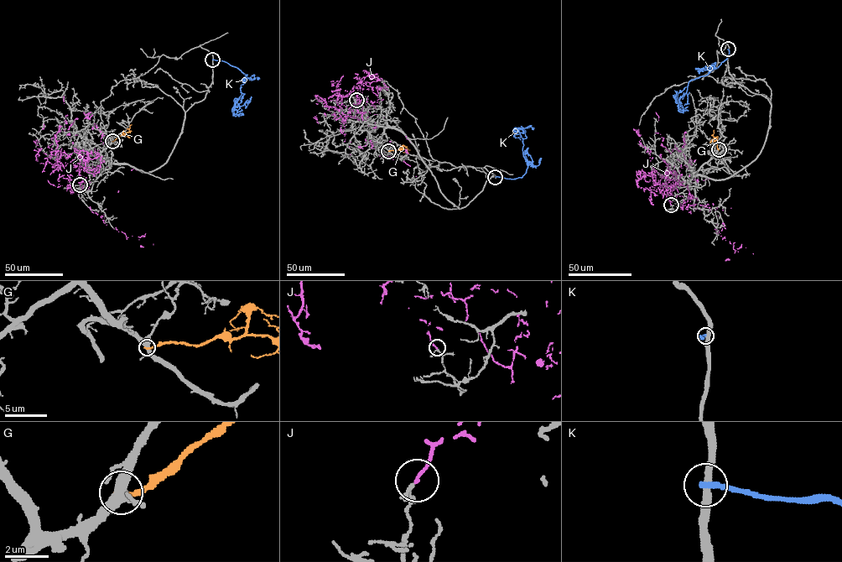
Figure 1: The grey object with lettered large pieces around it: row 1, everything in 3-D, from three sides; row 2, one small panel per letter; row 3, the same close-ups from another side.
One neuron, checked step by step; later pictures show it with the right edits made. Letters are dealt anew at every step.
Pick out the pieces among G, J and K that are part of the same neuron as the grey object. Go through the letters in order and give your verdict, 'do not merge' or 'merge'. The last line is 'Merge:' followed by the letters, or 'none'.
G: do not merge
J: do not merge
K: do not merge
Merge: none

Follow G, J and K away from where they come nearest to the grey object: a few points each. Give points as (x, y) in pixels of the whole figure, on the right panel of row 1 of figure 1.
G: (719, 149), (713, 136), (714, 130)
J: (671, 205), (662, 197), (675, 178), (697, 204), (722, 210), (719, 232), (735, 251), (753, 253)
K: (728, 49), (727, 58), (720, 65), (688, 82), (678, 106), (678, 111), (683, 111)

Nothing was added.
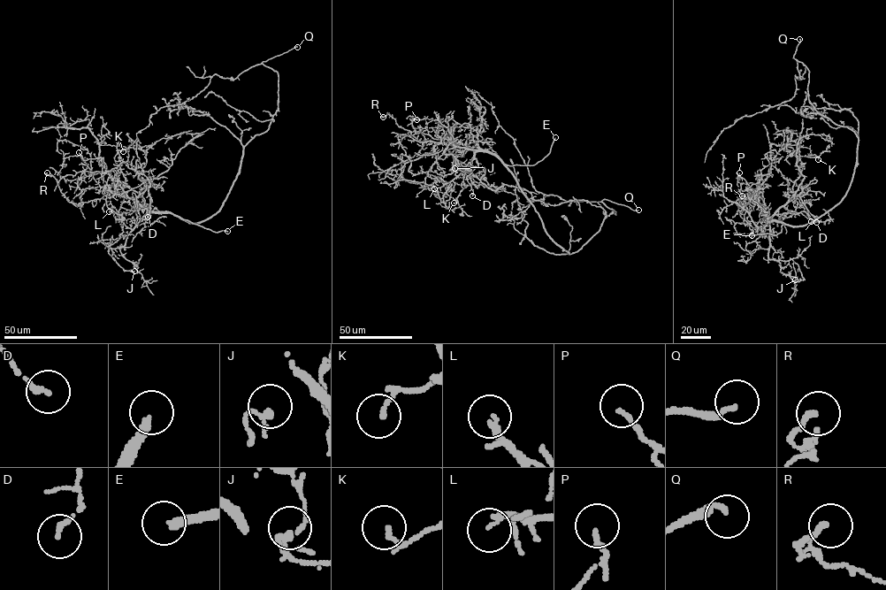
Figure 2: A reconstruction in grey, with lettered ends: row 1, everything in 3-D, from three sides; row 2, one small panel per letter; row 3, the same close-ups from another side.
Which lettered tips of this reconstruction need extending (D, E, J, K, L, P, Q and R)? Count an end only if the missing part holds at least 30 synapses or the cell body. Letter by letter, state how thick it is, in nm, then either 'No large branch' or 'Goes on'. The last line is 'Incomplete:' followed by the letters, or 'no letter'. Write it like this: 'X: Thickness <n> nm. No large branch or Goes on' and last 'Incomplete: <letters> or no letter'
D: Thickness 190 nm. No large branch
E: Thickness 300 nm. Goes on
J: Thickness 200 nm. No large branch
K: Thickness 140 nm. No large branch
L: Thickness 190 nm. Goes on
P: Thickness 150 nm. No large branch
Q: Thickness 170 nm. Goes on
R: Thickness 200 nm. No large branch
Incomplete: E, L, Q

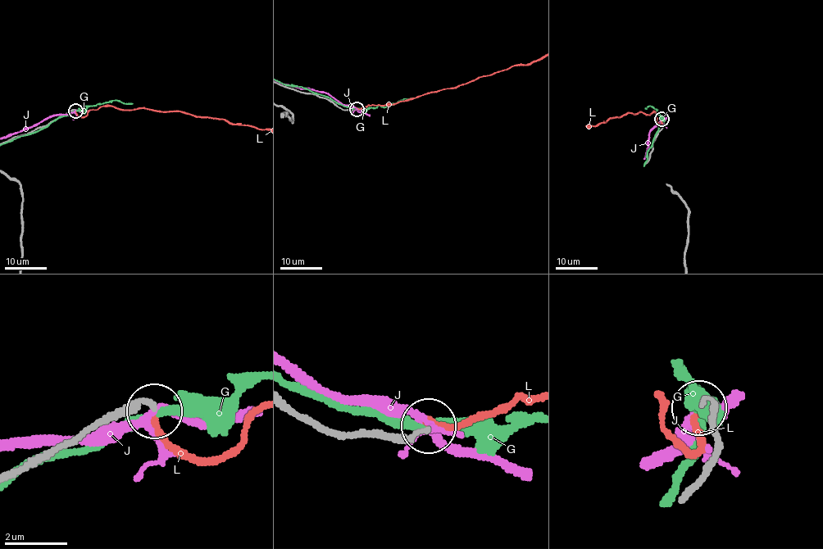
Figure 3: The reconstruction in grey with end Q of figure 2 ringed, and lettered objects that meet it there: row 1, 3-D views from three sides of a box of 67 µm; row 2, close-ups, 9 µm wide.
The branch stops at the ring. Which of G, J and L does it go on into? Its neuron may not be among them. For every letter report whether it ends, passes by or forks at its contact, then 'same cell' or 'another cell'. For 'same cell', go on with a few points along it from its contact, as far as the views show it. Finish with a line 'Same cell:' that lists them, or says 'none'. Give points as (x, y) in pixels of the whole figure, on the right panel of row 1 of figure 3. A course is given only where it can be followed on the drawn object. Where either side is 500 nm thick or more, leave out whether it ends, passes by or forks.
G: it passes by; another cell
J: it forks; another cell
L: it ends; same cell
Same cell: L

